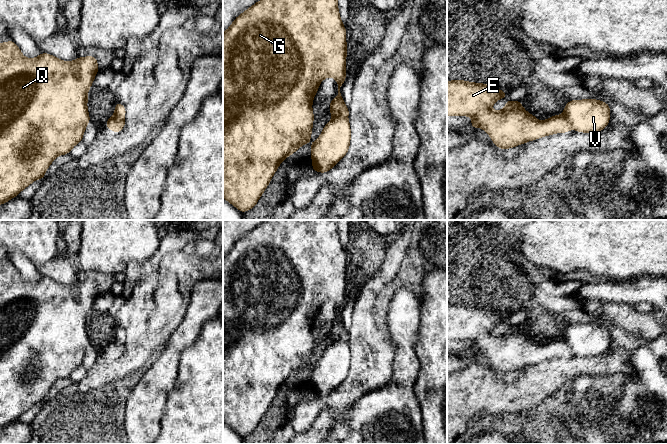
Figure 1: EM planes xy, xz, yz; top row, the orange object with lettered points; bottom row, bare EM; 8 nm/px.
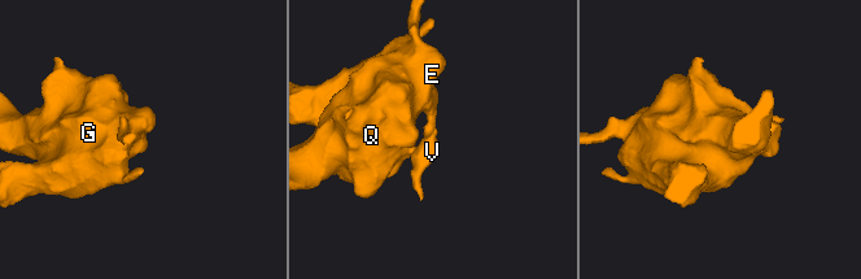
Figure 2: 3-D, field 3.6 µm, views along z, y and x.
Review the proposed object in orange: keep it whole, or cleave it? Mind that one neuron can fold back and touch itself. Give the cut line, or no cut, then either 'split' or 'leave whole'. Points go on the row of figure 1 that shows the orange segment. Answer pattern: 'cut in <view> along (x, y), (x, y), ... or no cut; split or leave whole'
cut in yz along (562, 114), (571, 126); split

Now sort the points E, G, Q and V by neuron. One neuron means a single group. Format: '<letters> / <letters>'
E G Q / V

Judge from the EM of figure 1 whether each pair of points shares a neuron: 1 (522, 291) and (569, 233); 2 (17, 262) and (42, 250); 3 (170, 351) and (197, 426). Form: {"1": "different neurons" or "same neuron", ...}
{"1": "different neurons", "2": "different neurons", "3": "different neurons"}

